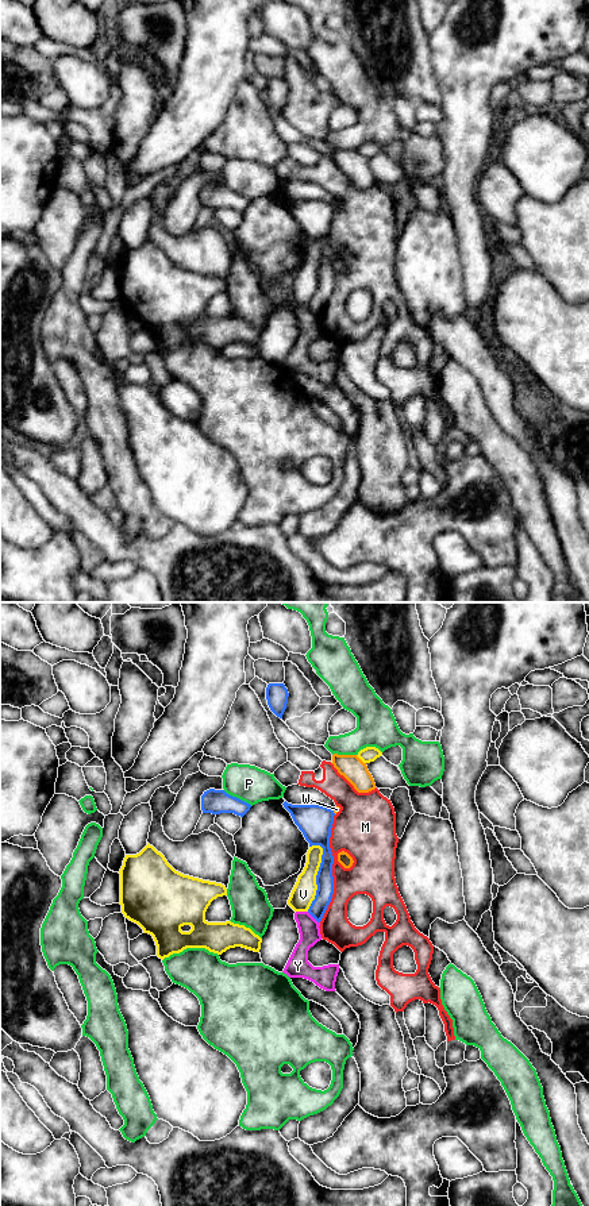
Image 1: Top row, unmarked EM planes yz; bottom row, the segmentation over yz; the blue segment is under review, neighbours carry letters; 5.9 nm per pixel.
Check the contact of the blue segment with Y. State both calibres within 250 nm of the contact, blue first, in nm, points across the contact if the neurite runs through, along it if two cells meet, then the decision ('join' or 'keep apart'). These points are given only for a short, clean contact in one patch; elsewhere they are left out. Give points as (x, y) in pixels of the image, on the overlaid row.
110 nm thick on the blue side, 130 nm on the other; border along yz (307, 912), (319, 923); keep apart

